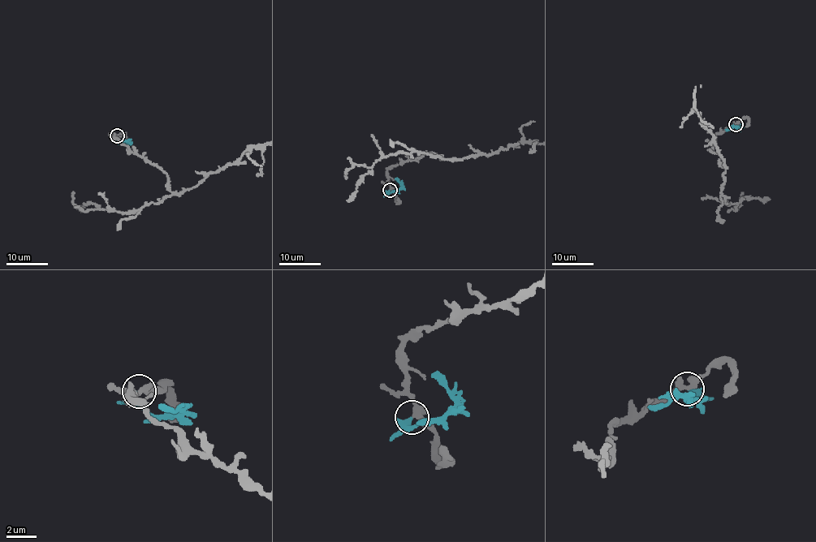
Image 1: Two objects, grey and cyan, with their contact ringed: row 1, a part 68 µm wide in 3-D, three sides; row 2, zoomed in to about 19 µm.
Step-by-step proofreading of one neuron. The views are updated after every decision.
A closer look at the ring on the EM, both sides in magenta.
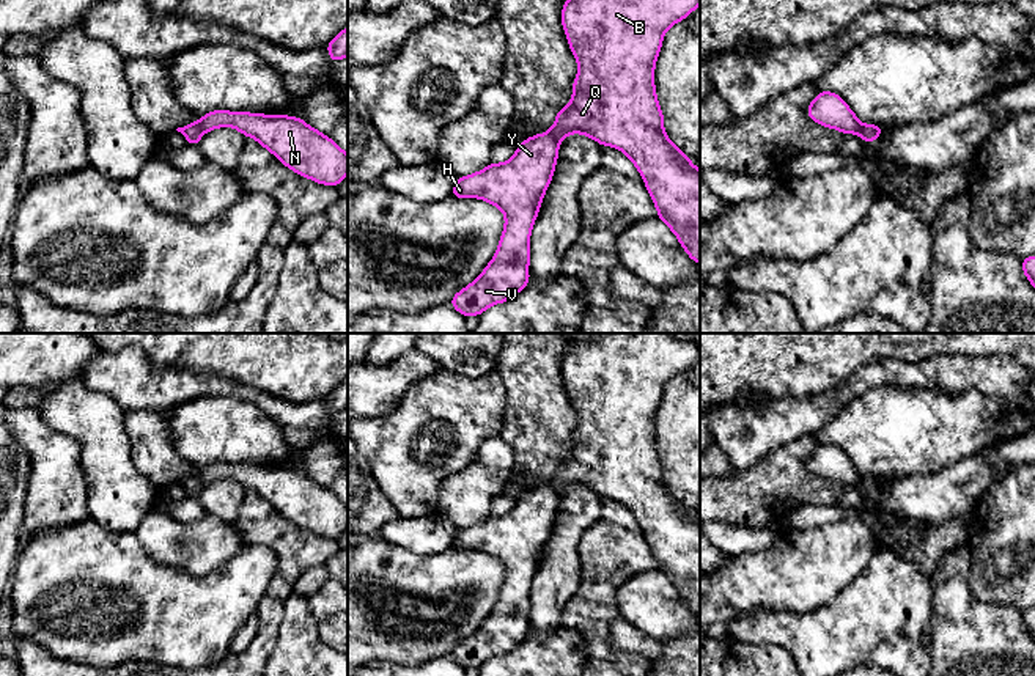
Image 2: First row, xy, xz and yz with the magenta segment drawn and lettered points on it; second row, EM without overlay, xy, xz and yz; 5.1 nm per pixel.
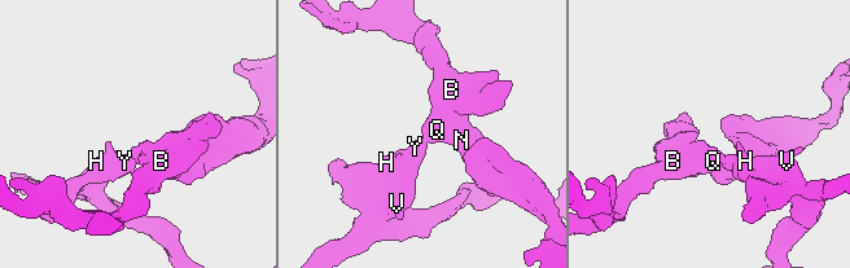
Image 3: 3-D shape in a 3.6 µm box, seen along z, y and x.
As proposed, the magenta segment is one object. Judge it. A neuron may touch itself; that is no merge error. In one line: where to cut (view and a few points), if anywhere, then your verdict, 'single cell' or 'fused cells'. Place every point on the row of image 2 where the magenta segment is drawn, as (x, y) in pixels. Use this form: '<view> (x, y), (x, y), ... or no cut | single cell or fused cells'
xy (197, 121), (203, 132) | fused cells

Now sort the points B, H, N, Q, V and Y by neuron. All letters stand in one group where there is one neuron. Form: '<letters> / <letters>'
B N Q / H V Y

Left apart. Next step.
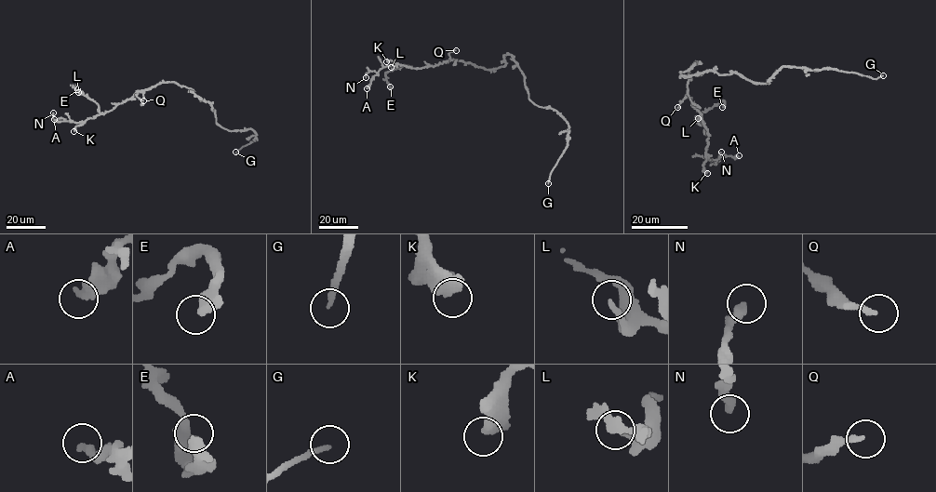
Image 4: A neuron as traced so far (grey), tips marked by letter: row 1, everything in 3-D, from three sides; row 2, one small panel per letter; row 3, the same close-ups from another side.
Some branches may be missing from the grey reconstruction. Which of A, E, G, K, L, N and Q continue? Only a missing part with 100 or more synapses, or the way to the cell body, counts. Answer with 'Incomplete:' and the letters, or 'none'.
Incomplete: G

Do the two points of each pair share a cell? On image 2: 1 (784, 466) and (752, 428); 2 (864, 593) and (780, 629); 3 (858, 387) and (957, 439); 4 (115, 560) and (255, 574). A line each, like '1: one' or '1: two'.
1: two
2: one
3: two
4: one

